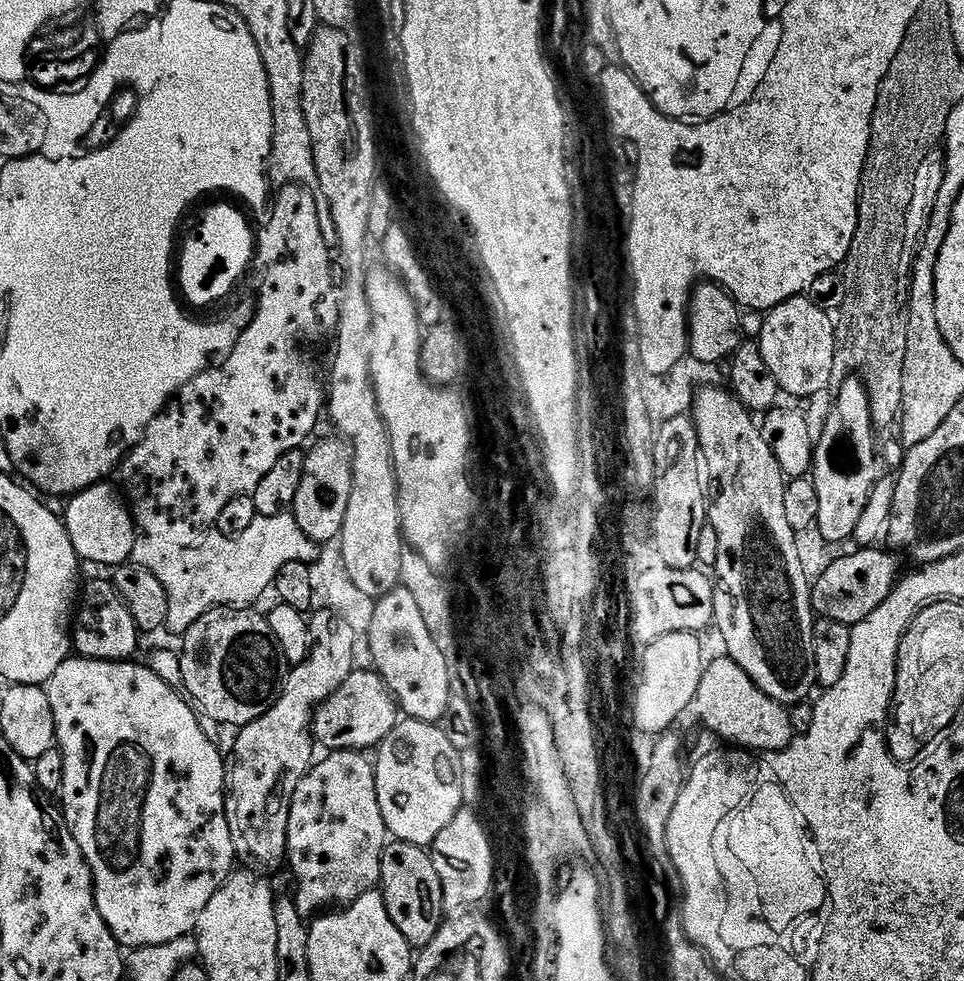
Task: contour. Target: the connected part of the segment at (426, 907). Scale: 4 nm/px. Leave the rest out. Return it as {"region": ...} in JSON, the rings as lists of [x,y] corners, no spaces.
{"region":[[[391,841],[383,852],[379,887],[387,913],[399,933],[413,949],[427,948],[444,923],[441,882],[434,870],[431,853],[419,844]]]}

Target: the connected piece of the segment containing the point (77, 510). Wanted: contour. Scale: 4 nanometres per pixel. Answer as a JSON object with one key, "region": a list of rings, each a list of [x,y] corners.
{"region":[[[101,482],[76,493],[67,501],[62,519],[64,529],[70,534],[70,542],[81,561],[123,566],[131,561],[138,539],[138,525],[127,499],[119,491],[116,493],[110,485]]]}

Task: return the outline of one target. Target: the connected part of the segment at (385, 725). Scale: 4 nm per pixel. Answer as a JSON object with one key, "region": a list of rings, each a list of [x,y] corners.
{"region":[[[353,670],[350,678],[338,686],[330,699],[316,710],[312,721],[312,735],[315,743],[324,750],[368,750],[375,749],[396,729],[398,705],[380,673],[375,670],[360,672]]]}

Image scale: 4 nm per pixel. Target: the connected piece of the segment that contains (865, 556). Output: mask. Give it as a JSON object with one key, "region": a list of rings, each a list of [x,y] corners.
{"region":[[[864,546],[853,556],[840,556],[817,580],[815,577],[811,585],[812,611],[817,617],[851,626],[870,618],[870,614],[886,602],[901,572],[891,556],[893,553],[879,552],[878,549],[876,546]]]}

